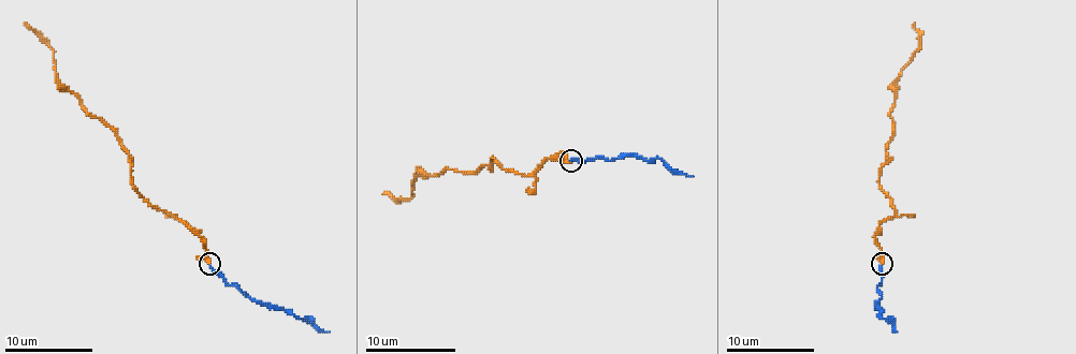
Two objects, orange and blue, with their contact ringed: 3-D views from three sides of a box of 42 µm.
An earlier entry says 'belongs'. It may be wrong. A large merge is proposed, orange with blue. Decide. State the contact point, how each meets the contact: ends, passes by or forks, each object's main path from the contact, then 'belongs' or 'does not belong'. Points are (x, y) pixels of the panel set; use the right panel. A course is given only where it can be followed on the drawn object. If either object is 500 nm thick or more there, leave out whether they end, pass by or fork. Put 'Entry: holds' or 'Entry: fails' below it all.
at (882, 264); orange passes by; blue ends there; orange runs (882, 263), (874, 234), (897, 212), (880, 183), (892, 124), (895, 83), (919, 49), (914, 23); blue runs (882, 265), (876, 288), (876, 305), (882, 309), (880, 316), (897, 332); belongs
Entry: holds

